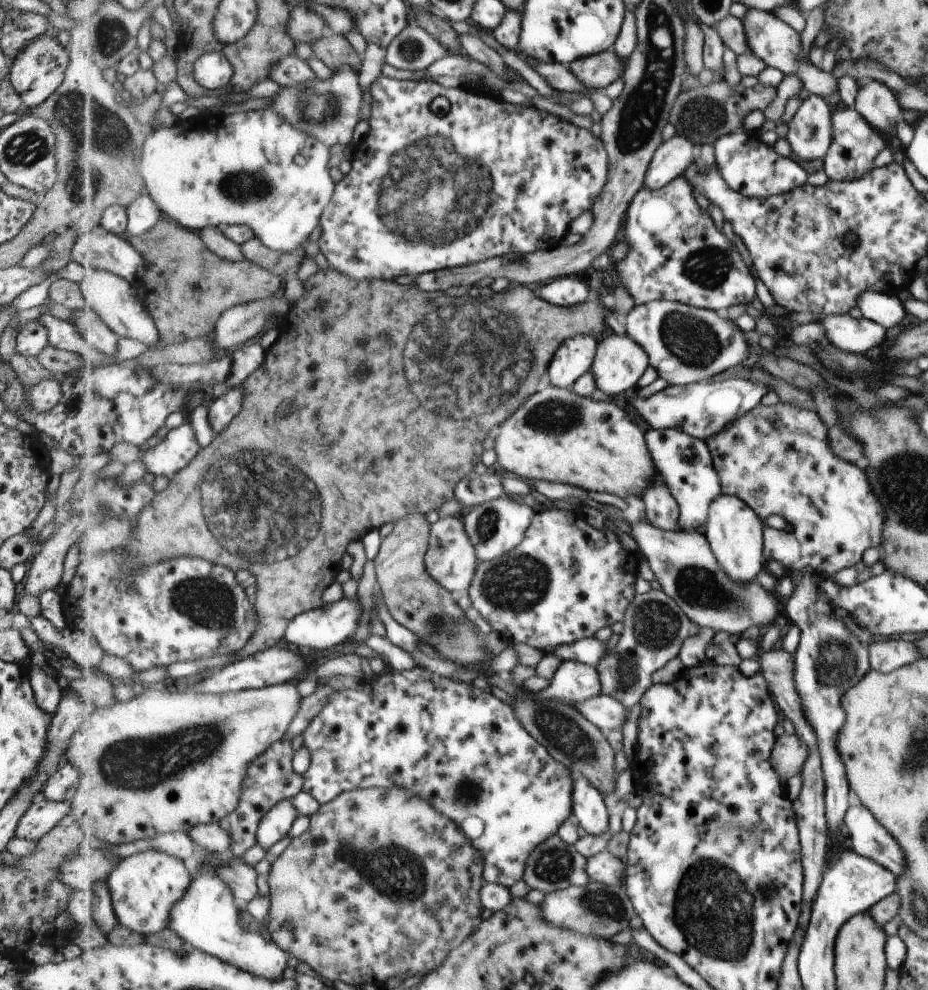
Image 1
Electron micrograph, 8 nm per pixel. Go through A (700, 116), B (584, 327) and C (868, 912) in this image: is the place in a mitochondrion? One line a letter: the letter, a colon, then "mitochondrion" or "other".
A: mitochondrion
B: other
C: other

